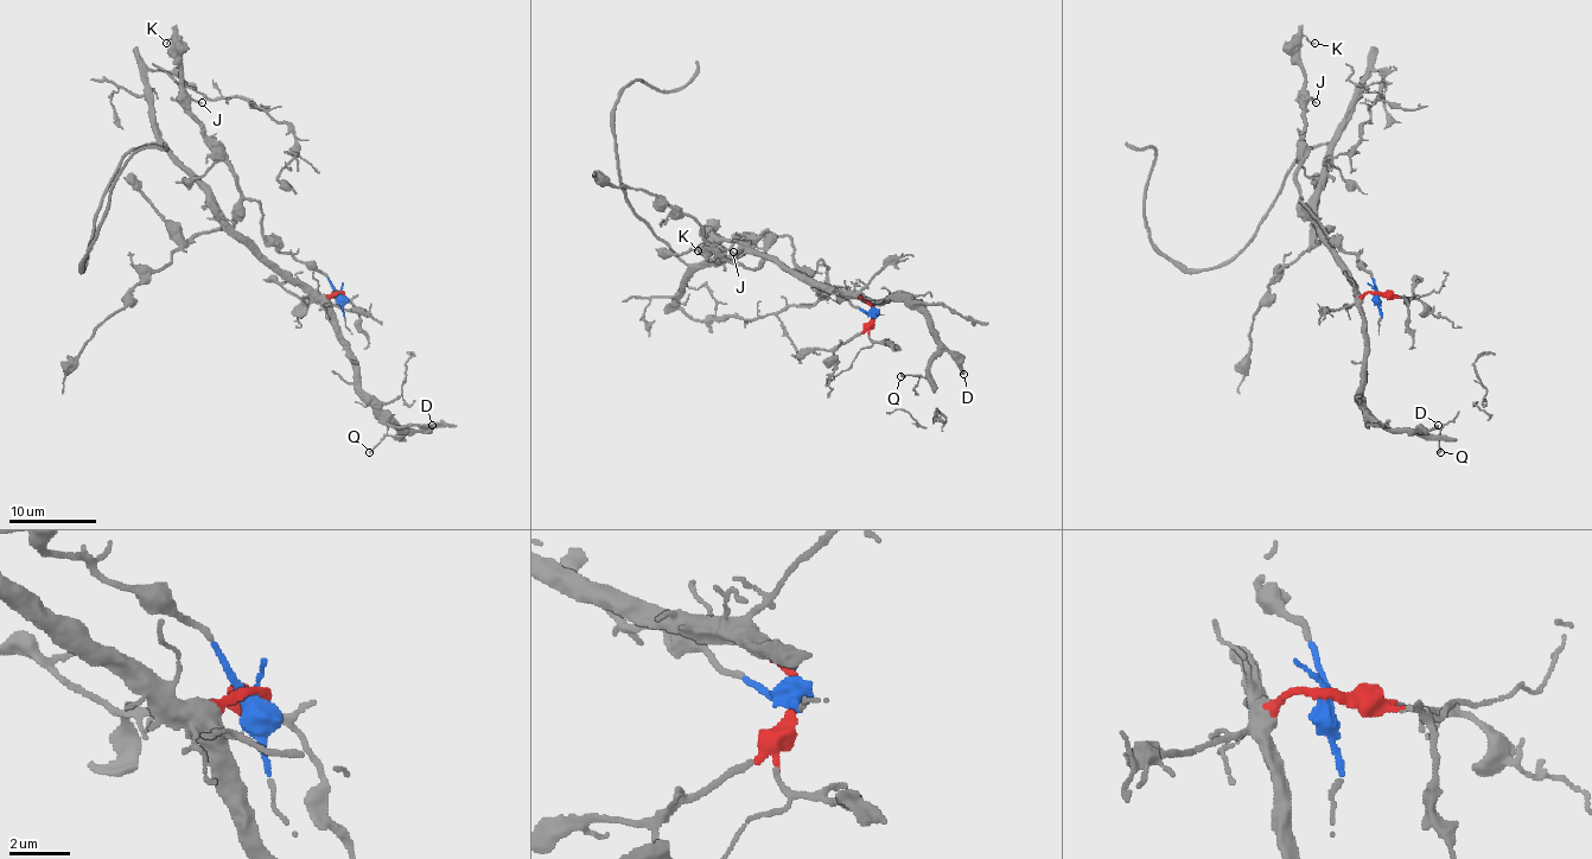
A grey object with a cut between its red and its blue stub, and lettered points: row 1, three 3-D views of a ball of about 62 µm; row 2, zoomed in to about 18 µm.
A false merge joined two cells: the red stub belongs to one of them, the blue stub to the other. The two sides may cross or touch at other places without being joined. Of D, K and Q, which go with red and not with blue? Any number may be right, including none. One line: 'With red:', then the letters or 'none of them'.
With red: D, Q

